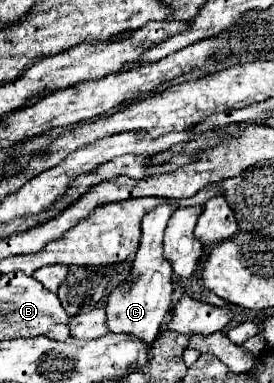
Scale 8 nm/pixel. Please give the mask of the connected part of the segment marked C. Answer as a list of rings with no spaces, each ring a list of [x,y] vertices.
[[[159,205],[153,211],[149,211],[149,215],[145,215],[141,223],[141,231],[143,231],[141,247],[129,269],[129,277],[121,285],[117,285],[107,297],[105,309],[109,311],[111,333],[133,333],[145,339],[145,343],[155,341],[155,335],[159,333],[159,327],[167,317],[173,301],[173,271],[167,259],[163,257],[163,231],[175,209],[177,207],[173,205]]]

